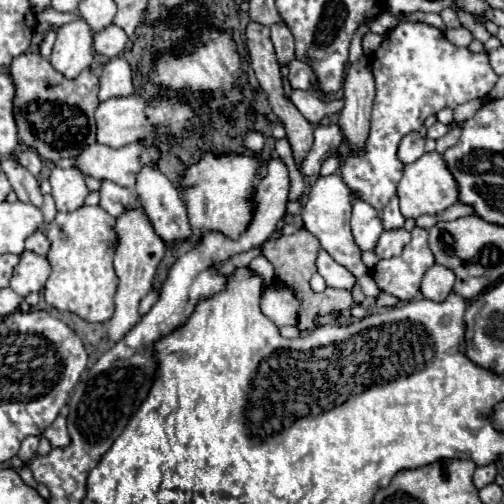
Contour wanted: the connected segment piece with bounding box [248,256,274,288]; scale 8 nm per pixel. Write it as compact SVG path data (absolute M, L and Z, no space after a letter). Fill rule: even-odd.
M256 256L248 268L258 274L262 278L262 288L268 288L274 282L274 272L272 272L272 264L268 264L268 260L264 256Z

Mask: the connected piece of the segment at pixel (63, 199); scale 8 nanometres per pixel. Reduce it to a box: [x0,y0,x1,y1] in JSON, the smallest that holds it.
[50,166,90,212]

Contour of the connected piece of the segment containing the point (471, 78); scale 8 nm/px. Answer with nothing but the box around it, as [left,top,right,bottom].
[340,22,498,210]

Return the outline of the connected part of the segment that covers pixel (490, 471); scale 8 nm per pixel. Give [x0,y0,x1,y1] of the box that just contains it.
[474,464,496,490]

